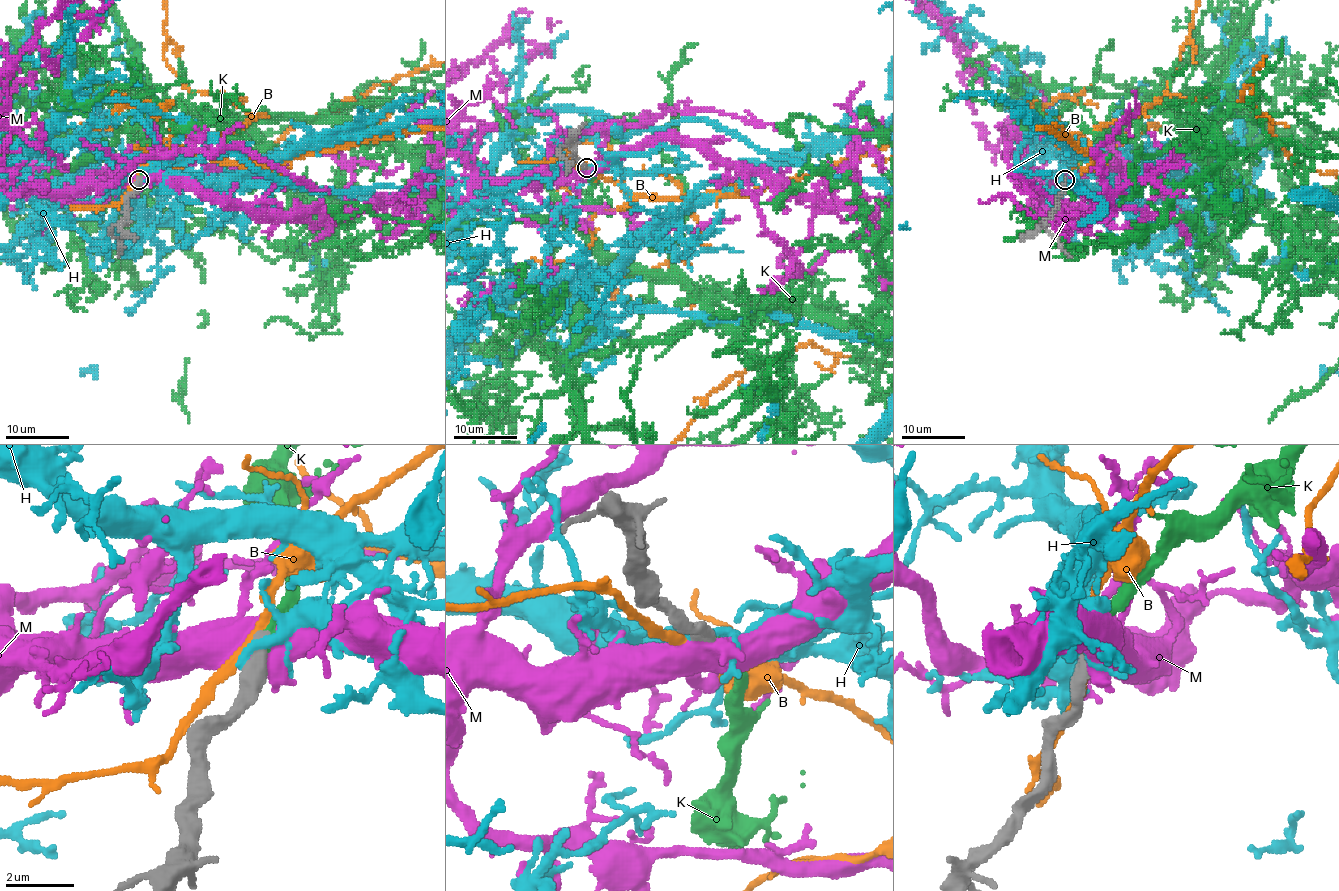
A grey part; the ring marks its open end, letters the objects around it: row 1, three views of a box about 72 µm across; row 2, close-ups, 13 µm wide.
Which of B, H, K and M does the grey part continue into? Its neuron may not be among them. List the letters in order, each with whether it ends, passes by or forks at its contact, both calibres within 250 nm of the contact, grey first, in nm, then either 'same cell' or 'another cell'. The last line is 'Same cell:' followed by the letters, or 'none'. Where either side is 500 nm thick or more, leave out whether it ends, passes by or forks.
B: it passes by; 400 nm thick on the grey side, 240 nm on the other; another cell
H: it passes by; 480 nm thick on the grey side, 220 nm on the other; another cell
K: it ends there; 400 nm thick on the grey side, 280 nm on the other; same cell
M: 500 nm thick on the grey side, 480 nm on the other; another cell
Same cell: K

